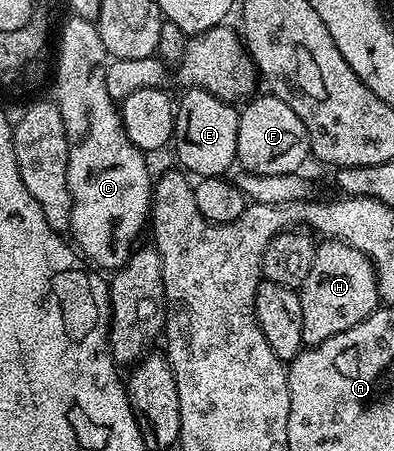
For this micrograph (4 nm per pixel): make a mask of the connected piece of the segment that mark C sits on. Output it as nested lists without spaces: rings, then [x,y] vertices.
[[[70,16],[68,20],[61,29],[61,46],[57,49],[57,97],[55,96],[55,103],[63,115],[69,144],[67,183],[73,206],[69,212],[68,232],[73,233],[72,244],[86,262],[92,263],[101,271],[116,271],[129,262],[129,256],[138,244],[137,236],[150,220],[155,181],[152,176],[149,178],[146,154],[139,147],[135,147],[131,139],[127,139],[118,102],[114,101],[107,91],[105,71],[111,58],[103,47],[103,39],[96,24],[82,17]]]

